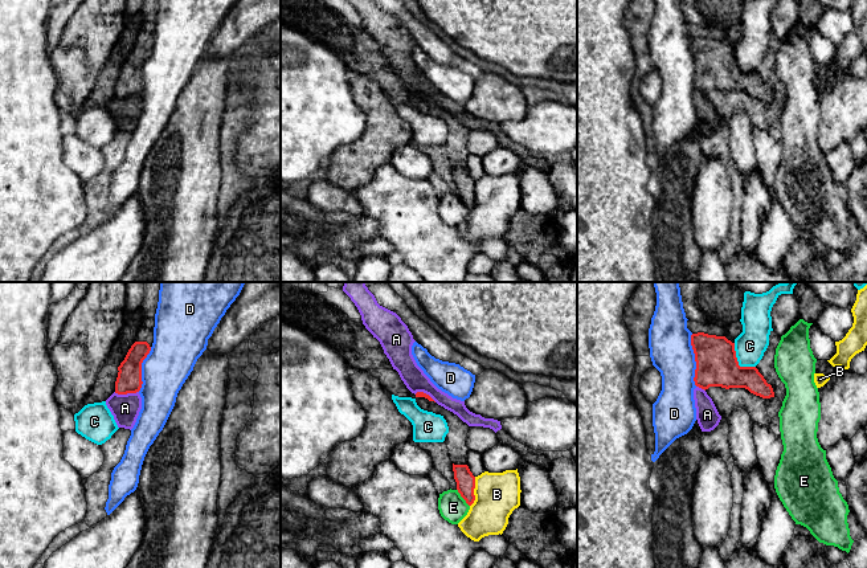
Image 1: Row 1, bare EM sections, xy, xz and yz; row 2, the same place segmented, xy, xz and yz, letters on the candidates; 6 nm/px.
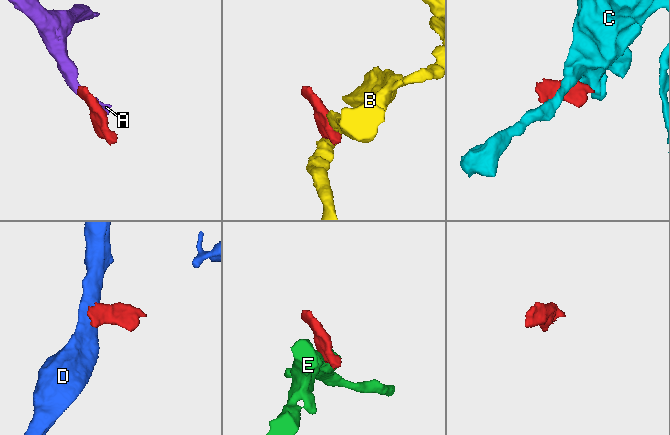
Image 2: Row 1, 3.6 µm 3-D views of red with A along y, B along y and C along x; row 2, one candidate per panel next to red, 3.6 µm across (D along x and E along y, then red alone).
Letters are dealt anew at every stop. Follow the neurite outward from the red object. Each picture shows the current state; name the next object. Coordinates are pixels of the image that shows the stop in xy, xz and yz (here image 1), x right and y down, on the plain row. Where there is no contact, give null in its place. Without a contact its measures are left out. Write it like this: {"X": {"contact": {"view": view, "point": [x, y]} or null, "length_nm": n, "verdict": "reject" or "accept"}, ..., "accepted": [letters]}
{"A": {"contact": {"view": "xy", "point": [126, 97]}, "length_nm": 150, "verdict": "reject"}, "B": {"contact": {"view": "xz", "point": [473, 195]}, "length_nm": 190, "verdict": "reject"}, "C": {"contact": {"view": "yz", "point": [737, 65]}, "length_nm": 200, "verdict": "reject"}, "D": {"contact": {"view": "yz", "point": [695, 64]}, "length_nm": 320, "verdict": "reject"}, "E": {"contact": {"view": "xz", "point": [462, 200]}, "length_nm": 130, "verdict": "reject"}, "accepted": []}

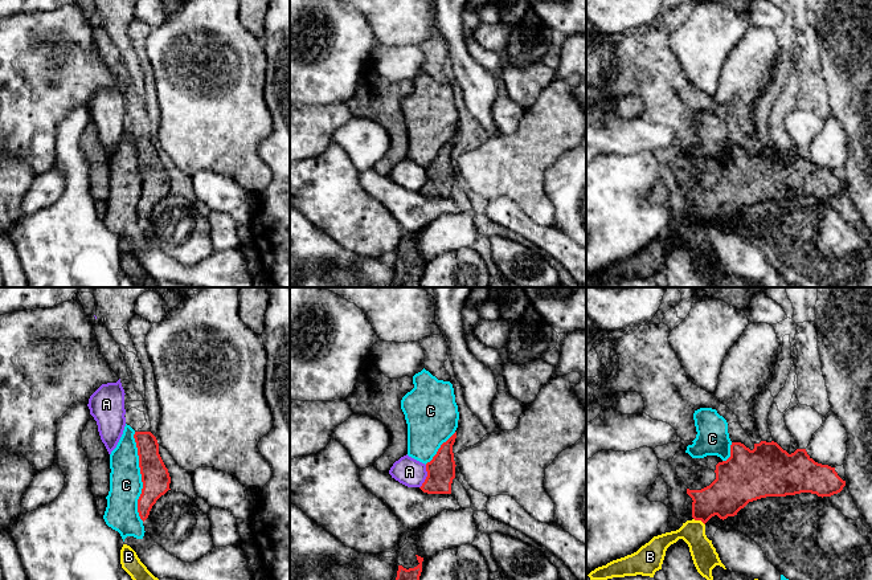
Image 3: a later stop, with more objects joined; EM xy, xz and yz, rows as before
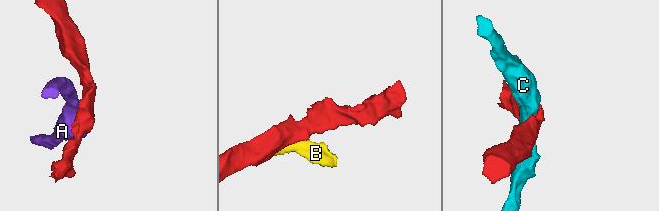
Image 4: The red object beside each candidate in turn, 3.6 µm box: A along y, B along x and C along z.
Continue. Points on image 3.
{"A": {"contact": {"view": "xz", "point": [426, 180]}, "length_nm": 150, "verdict": "reject"}, "B": {"contact": {"view": "yz", "point": [699, 223]}, "length_nm": 80, "verdict": "reject"}, "C": {"contact": {"view": "xy", "point": [142, 180]}, "length_nm": 550, "verdict": "reject"}, "accepted": []}

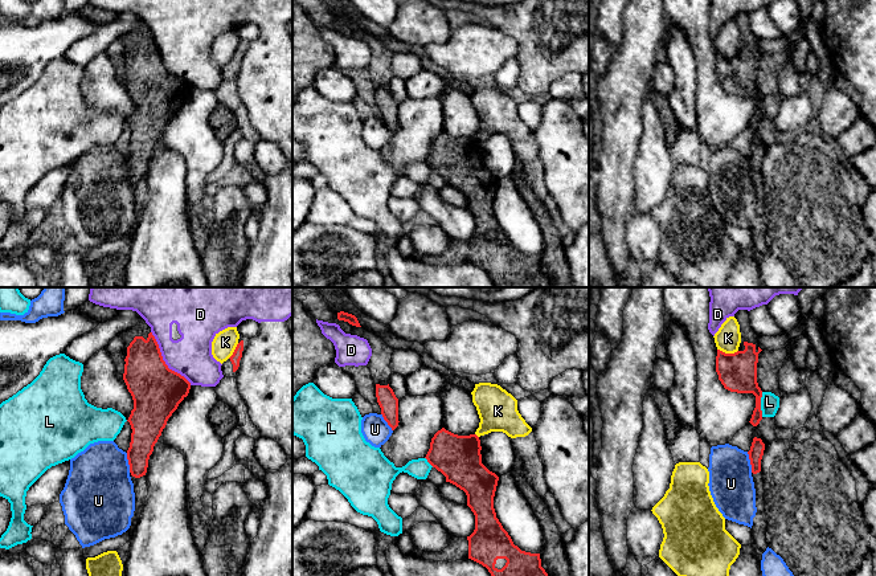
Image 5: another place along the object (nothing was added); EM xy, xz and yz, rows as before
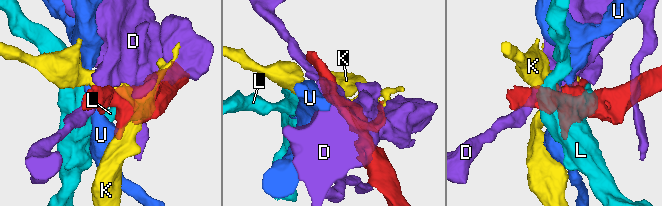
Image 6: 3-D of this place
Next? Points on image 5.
{"D": {"contact": {"view": "xy", "point": [163, 64]}, "length_nm": 400, "verdict": "reject"}, "K": {"contact": {"view": "yz", "point": [728, 57]}, "length_nm": 130, "verdict": "reject"}, "L": {"contact": {"view": "yz", "point": [760, 107]}, "length_nm": 150, "verdict": "reject"}, "U": {"contact": {"view": "yz", "point": [750, 166]}, "length_nm": 130, "verdict": "reject"}, "accepted": []}

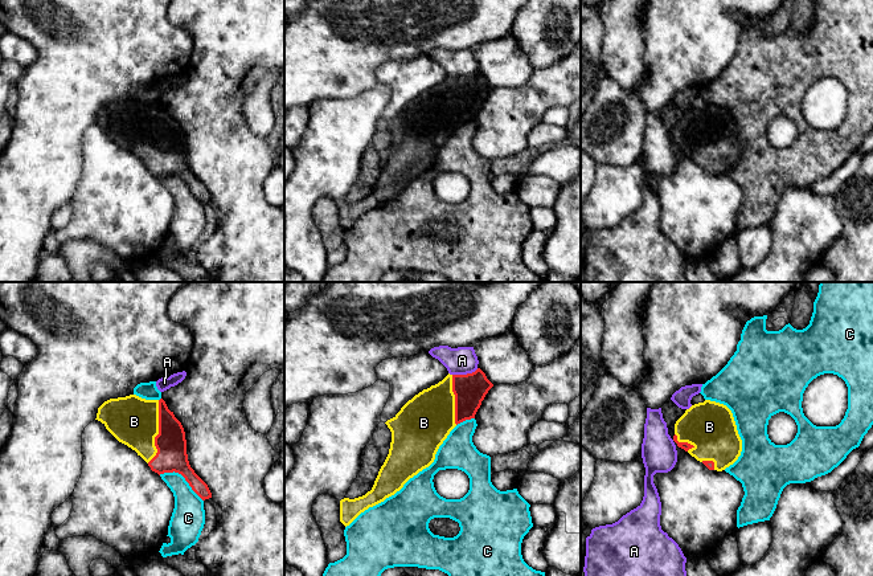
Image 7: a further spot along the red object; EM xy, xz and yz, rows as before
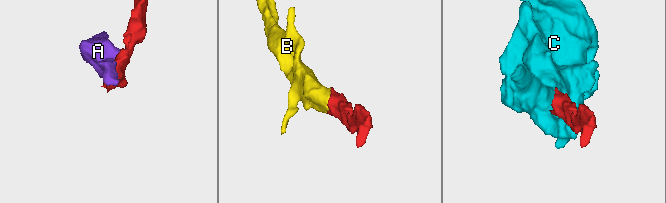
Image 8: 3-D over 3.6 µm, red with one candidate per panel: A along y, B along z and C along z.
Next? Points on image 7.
{"A": {"contact": {"view": "xz", "point": [464, 78]}, "length_nm": 170, "verdict": "reject"}, "B": {"contact": {"view": "xy", "point": [159, 135]}, "length_nm": 400, "verdict": "accept"}, "C": {"contact": {"view": "xy", "point": [183, 179]}, "length_nm": 320, "verdict": "reject"}, "accepted": ["B"]}

